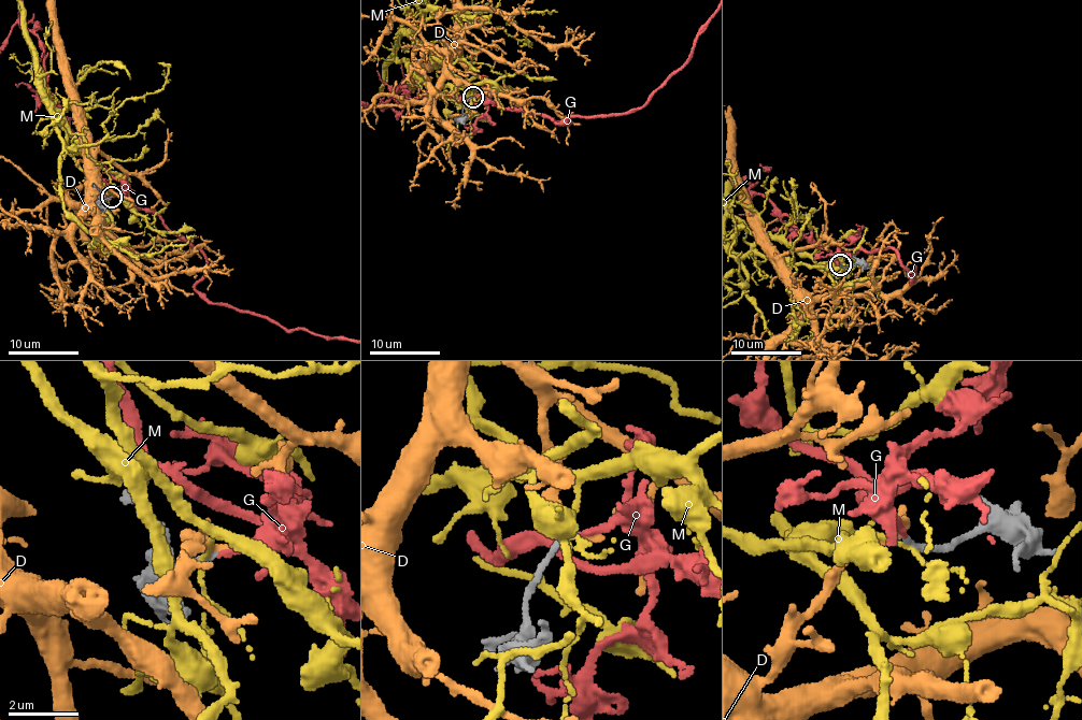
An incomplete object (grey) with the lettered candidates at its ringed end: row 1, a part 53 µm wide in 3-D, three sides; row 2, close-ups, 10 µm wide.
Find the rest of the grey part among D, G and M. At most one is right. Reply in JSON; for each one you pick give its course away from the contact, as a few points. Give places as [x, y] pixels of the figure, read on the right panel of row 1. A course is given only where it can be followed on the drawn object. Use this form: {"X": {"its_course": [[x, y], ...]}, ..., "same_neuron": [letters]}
{"same_neuron": ["G"]}

